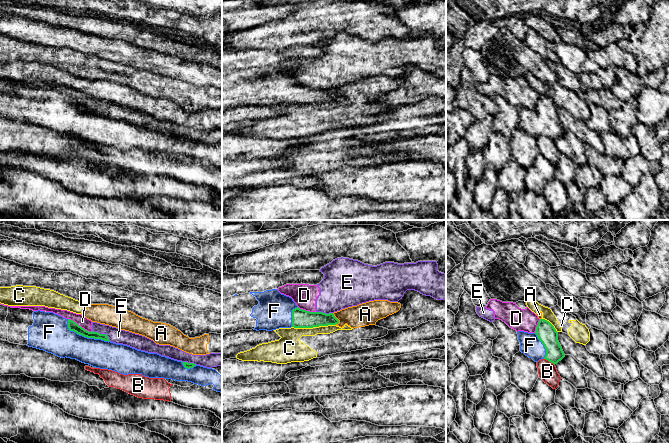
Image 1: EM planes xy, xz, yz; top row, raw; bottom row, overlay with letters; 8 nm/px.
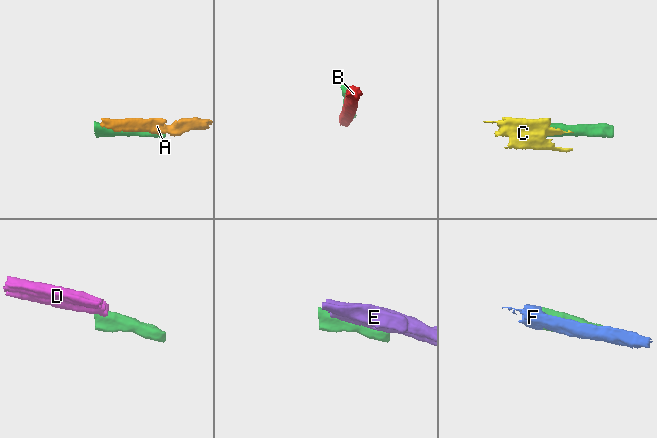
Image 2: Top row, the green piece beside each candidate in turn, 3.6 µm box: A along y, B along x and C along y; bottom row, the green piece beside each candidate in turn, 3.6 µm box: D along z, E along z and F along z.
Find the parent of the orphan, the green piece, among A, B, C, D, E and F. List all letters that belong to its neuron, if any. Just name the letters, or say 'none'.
F

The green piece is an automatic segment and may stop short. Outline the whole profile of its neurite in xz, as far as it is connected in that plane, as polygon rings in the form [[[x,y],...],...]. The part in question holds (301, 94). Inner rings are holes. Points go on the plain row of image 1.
[[[277,65],[264,68],[250,68],[232,72],[232,100],[222,102],[222,111],[239,106],[267,106],[279,104],[313,104],[336,101],[339,96],[333,89],[310,88],[300,85],[293,75],[281,70]]]

